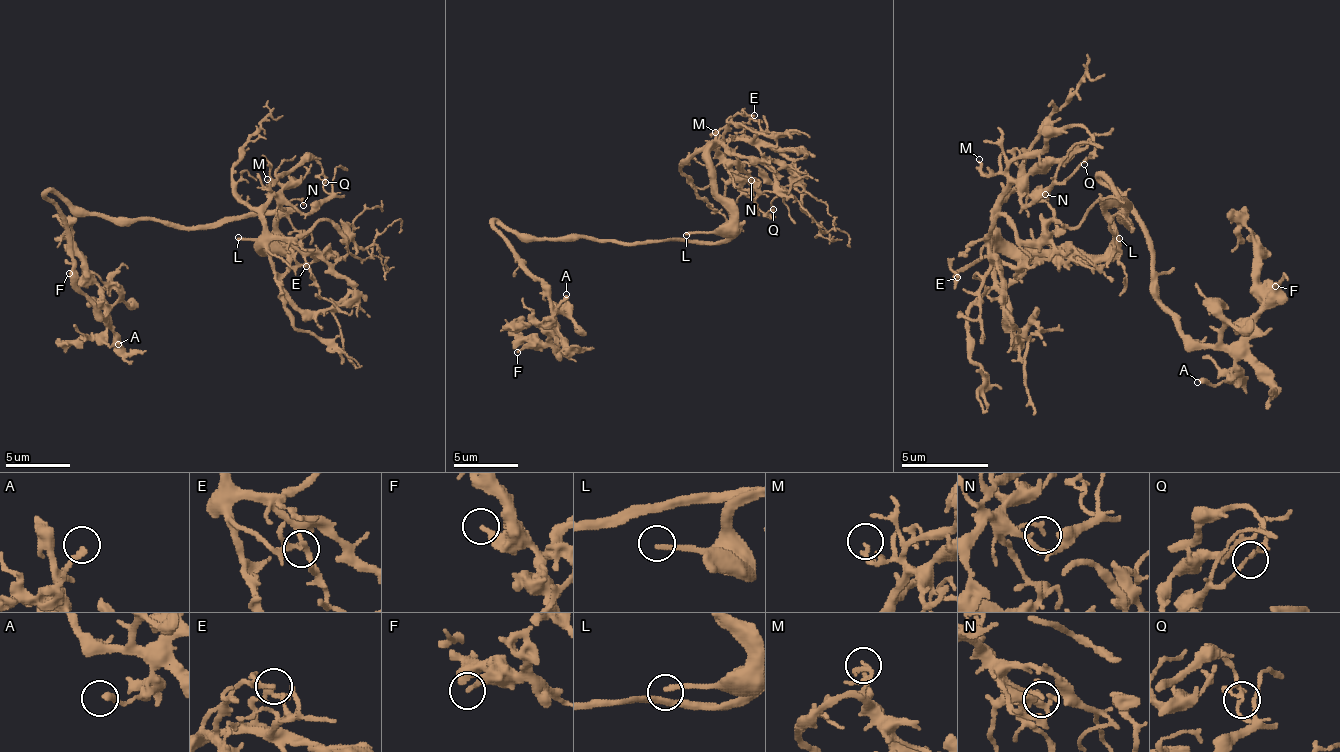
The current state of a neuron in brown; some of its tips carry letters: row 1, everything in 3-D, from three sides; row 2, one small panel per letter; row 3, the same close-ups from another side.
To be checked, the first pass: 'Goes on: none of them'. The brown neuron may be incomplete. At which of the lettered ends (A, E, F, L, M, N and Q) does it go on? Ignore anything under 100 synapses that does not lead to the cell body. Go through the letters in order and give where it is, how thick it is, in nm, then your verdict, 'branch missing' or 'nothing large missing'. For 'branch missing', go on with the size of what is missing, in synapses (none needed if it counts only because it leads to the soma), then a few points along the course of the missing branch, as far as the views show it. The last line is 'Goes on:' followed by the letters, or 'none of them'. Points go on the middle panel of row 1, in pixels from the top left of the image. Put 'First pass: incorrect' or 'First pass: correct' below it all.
A: at (566, 294); 240 nm thick; nothing large missing
E: at (754, 115); 180 nm thick; nothing large missing
F: at (517, 352); 280 nm thick; nothing large missing
L: at (686, 235); 140 nm thick; branch missing
M: at (715, 132); 200 nm thick; nothing large missing
N: at (751, 180); 150 nm thick; nothing large missing
Q: at (773, 209); 180 nm thick; nothing large missing
Goes on: L
First pass: incorrect

